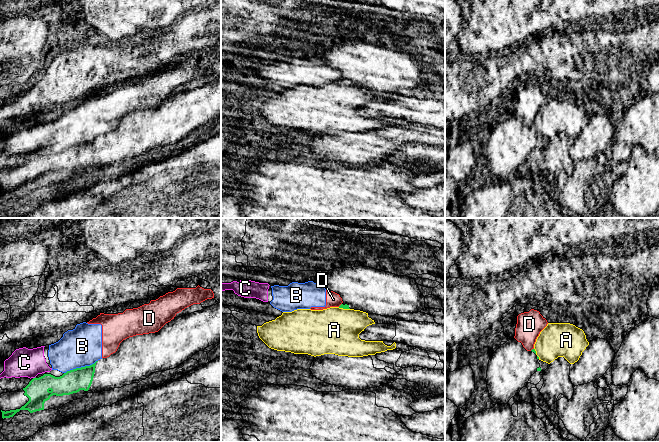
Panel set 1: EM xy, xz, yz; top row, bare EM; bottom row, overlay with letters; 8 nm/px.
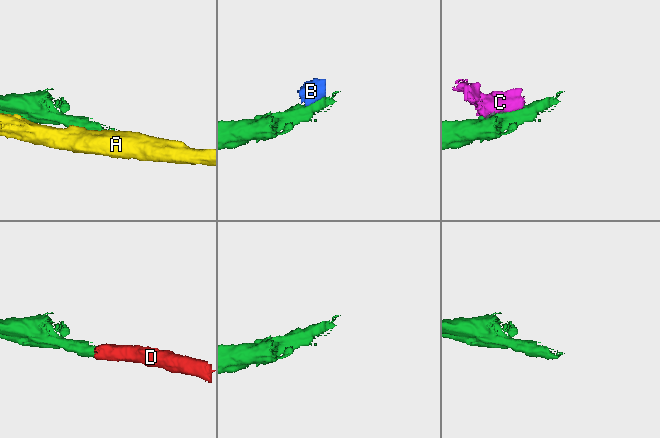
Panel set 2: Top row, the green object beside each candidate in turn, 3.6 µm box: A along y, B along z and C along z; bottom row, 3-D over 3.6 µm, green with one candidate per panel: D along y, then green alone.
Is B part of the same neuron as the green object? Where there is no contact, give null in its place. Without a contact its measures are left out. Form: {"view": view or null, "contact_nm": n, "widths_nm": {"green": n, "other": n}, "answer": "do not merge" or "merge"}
{"view": "xy", "contact_nm": 300, "widths_nm": {"green": 180, "other": 320}, "answer": "do not merge"}

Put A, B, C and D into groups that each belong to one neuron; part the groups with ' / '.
A / B C D

